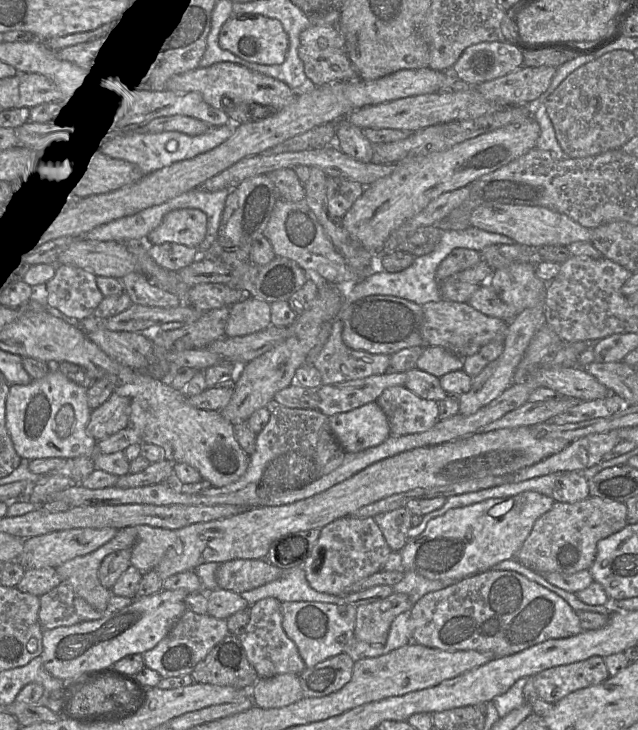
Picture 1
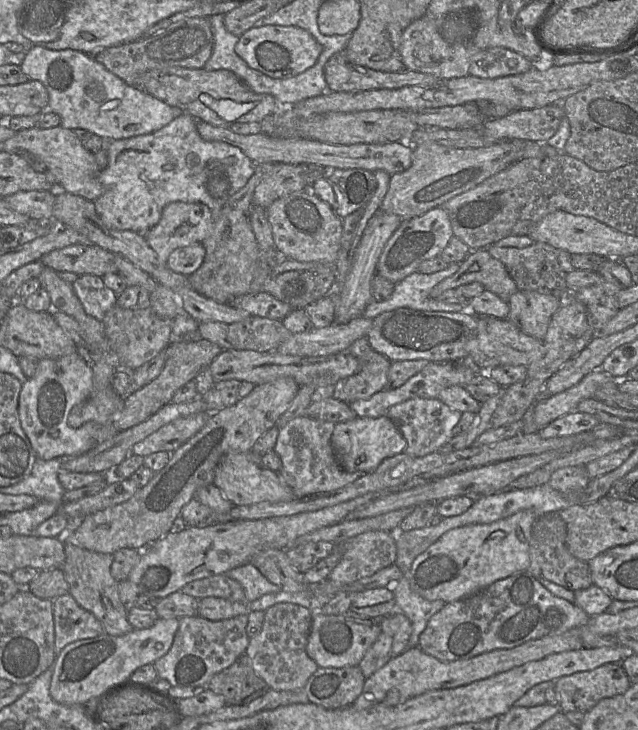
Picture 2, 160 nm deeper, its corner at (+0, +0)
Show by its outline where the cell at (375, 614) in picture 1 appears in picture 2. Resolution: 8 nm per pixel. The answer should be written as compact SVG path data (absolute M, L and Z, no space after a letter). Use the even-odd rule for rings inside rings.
M390 616L380 618L377 622L380 626L380 634L359 663L365 678L373 675L393 657L391 652L393 638Z

